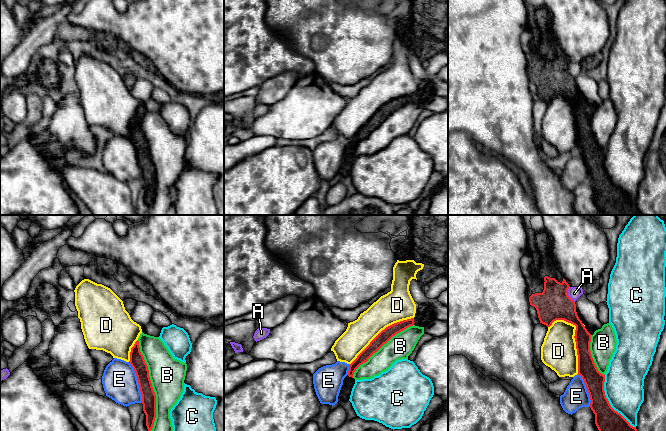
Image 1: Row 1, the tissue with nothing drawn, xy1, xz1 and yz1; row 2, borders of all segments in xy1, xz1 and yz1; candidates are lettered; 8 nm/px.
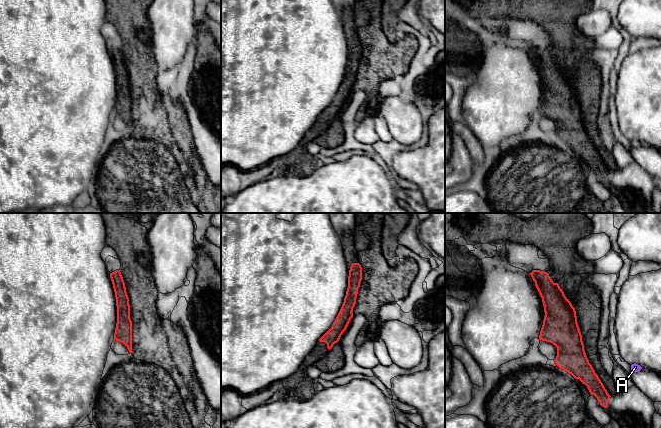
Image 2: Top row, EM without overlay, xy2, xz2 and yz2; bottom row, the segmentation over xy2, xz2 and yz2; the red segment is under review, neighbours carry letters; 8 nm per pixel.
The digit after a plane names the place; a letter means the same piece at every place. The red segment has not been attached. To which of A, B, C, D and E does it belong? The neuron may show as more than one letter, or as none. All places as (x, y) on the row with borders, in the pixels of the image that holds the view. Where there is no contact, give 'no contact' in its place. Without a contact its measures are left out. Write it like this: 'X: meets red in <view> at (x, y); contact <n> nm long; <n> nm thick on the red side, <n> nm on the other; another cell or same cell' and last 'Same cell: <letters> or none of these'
A: meets red in yz1 at (567, 295); contact 130 nm long; 260 nm thick on the red side, 100 nm on the other; another cell
B: meets red in xy1 at (151, 385); contact 750 nm long; 120 nm thick on the red side, 280 nm on the other; another cell
C: meets red in yz1 at (609, 403); contact 500 nm long; 190 nm thick on the red side, 320 nm on the other; another cell
D: meets red in yz1 at (575, 340); contact 480 nm long; 150 nm thick on the red side, 280 nm on the other; another cell
E: meets red in xy1 at (138, 382); contact 340 nm long; 120 nm thick on the red side, 280 nm on the other; another cell
Same cell: none of these

